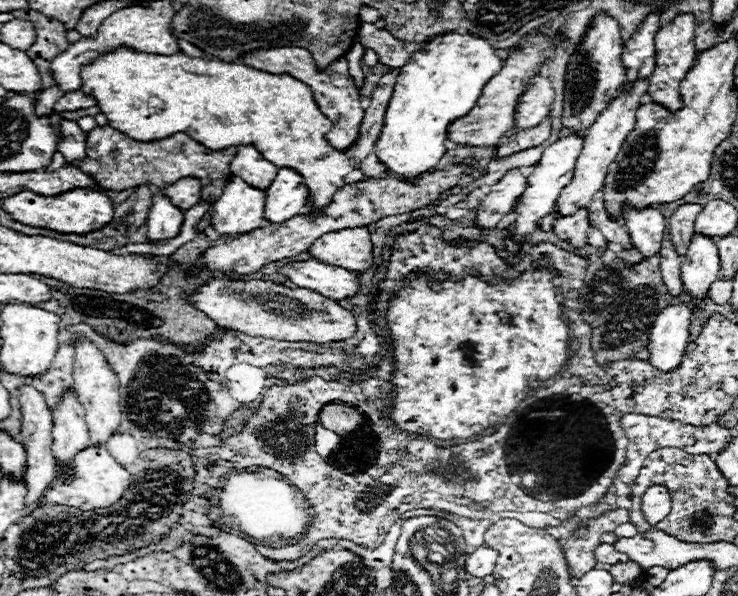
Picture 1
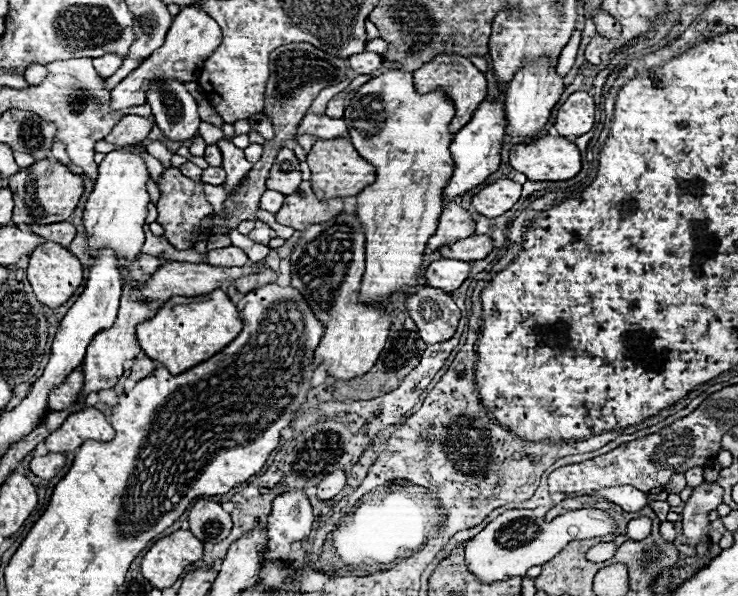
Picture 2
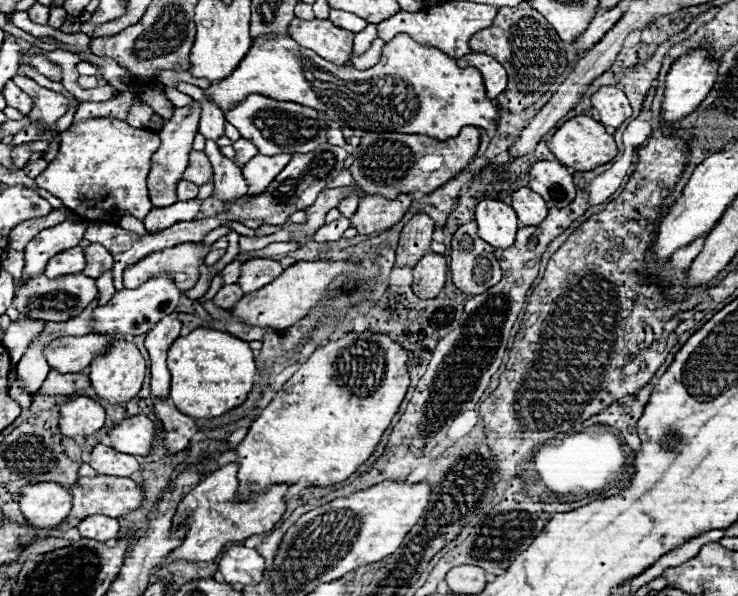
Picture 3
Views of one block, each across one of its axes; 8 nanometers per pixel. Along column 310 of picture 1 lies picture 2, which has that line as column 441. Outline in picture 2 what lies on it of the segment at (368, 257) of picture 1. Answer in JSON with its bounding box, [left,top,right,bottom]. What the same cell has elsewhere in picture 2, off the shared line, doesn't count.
[440,236,492,260]

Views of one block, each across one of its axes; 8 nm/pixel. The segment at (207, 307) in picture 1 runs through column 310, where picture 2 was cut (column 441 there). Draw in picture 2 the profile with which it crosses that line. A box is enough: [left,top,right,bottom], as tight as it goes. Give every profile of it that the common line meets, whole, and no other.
[406,286,460,344]

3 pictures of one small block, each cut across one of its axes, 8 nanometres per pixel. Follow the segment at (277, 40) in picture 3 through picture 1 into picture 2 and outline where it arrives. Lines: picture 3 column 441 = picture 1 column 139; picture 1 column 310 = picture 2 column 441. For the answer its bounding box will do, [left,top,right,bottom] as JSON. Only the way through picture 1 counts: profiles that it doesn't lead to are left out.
[344,70,454,302]

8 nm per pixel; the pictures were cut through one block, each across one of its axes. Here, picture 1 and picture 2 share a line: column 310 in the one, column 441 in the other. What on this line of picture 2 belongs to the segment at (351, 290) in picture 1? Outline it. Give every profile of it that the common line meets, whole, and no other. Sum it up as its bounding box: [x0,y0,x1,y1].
[422,258,472,292]

